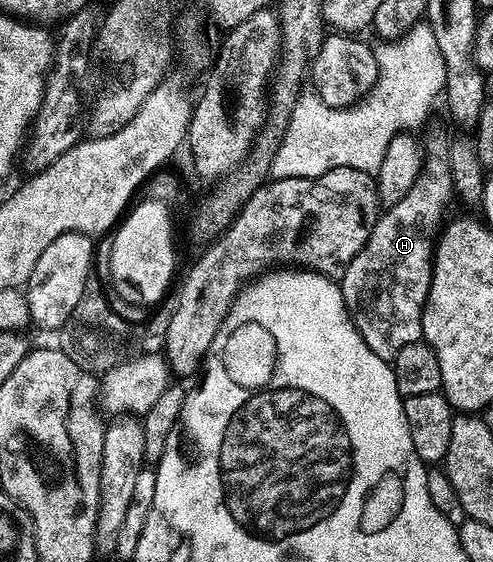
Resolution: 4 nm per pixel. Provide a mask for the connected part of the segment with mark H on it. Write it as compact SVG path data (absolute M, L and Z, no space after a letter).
M449 143L428 144L423 155L423 166L419 177L407 189L407 197L403 201L386 206L378 214L377 223L371 229L363 249L345 267L339 276L339 286L343 293L345 307L357 332L367 341L367 345L380 359L392 361L403 345L411 345L422 338L423 309L429 296L429 286L433 276L433 249L435 236L442 226L441 214L455 192L452 183L451 169L448 165Z

